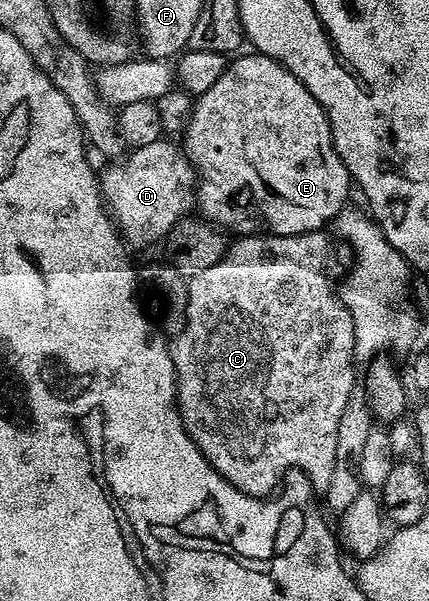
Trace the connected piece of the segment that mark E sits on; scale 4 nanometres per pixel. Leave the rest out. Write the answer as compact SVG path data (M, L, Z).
M252 54L253 56L238 55L238 60L230 59L225 65L225 72L215 78L215 86L207 90L201 96L196 97L193 105L193 113L189 116L189 124L183 133L183 147L185 154L193 165L195 173L195 208L202 217L211 224L216 224L218 228L226 233L240 234L241 236L251 236L254 234L272 234L274 236L298 236L304 232L316 232L324 229L325 223L336 221L336 218L344 208L350 203L349 184L351 177L349 167L343 162L343 158L337 153L337 147L333 141L333 128L329 125L329 115L319 106L319 102L299 82L291 70L284 68L277 60L272 60L269 56Z

